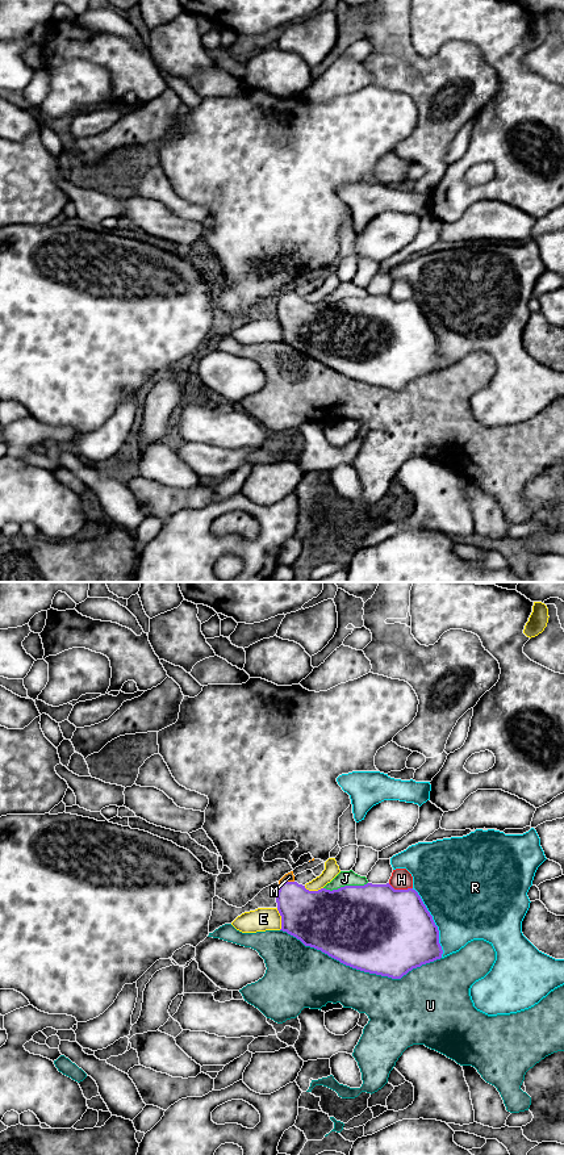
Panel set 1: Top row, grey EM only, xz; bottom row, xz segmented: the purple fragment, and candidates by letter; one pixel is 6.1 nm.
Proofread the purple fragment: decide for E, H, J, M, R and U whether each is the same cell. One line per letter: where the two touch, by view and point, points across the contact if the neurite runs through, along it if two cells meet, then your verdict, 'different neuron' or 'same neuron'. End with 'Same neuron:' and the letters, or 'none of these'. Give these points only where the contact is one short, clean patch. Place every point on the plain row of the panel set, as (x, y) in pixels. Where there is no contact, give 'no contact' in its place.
E: xz (282, 330) | different neuron
H: xz (400, 301) | different neuron
J: xz (345, 297) | different neuron
M: xz (287, 293) | across xz (309, 327), (293, 312), (287, 293), (289, 288) | same neuron
R: xz (434, 334) | different neuron
U: xz (360, 381) | different neuron
Same neuron: M

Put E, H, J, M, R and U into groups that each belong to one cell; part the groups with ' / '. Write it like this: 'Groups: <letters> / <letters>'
Groups: E / H / J / M / R / U

